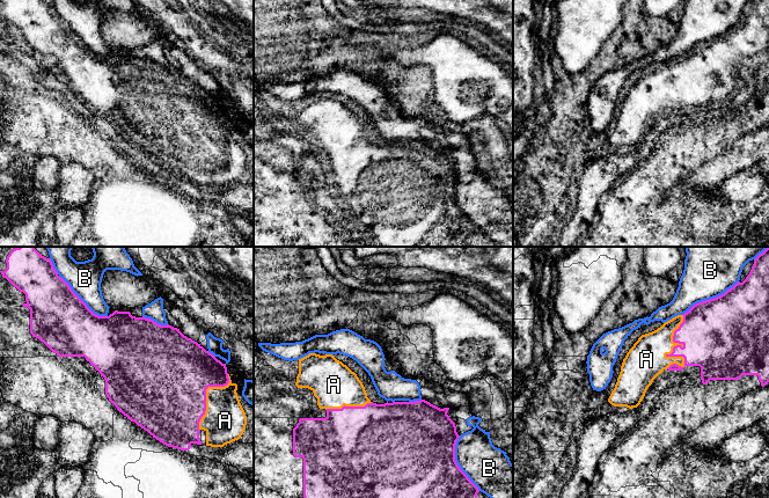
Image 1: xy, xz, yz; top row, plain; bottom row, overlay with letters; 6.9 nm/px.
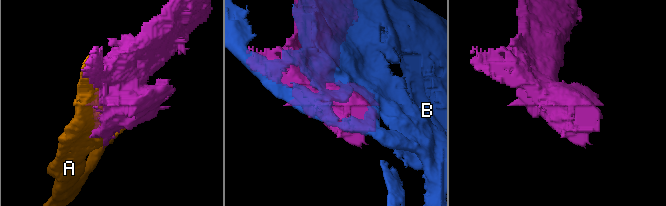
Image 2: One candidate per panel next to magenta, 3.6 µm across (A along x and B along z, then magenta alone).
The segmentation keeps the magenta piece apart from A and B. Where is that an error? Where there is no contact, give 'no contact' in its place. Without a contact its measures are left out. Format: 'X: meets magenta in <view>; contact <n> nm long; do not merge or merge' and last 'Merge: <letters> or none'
A: meets magenta in yz; contact 400 nm long; merge
B: meets magenta in yz; contact 460 nm long; do not merge
Merge: A

